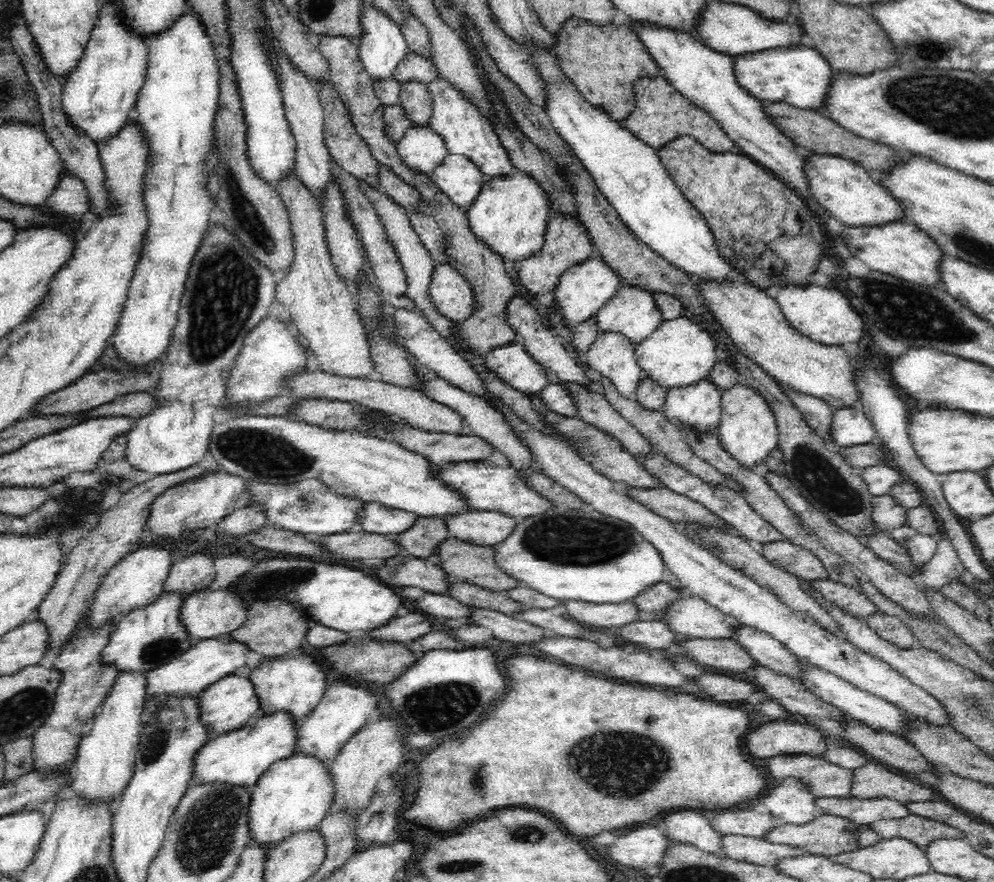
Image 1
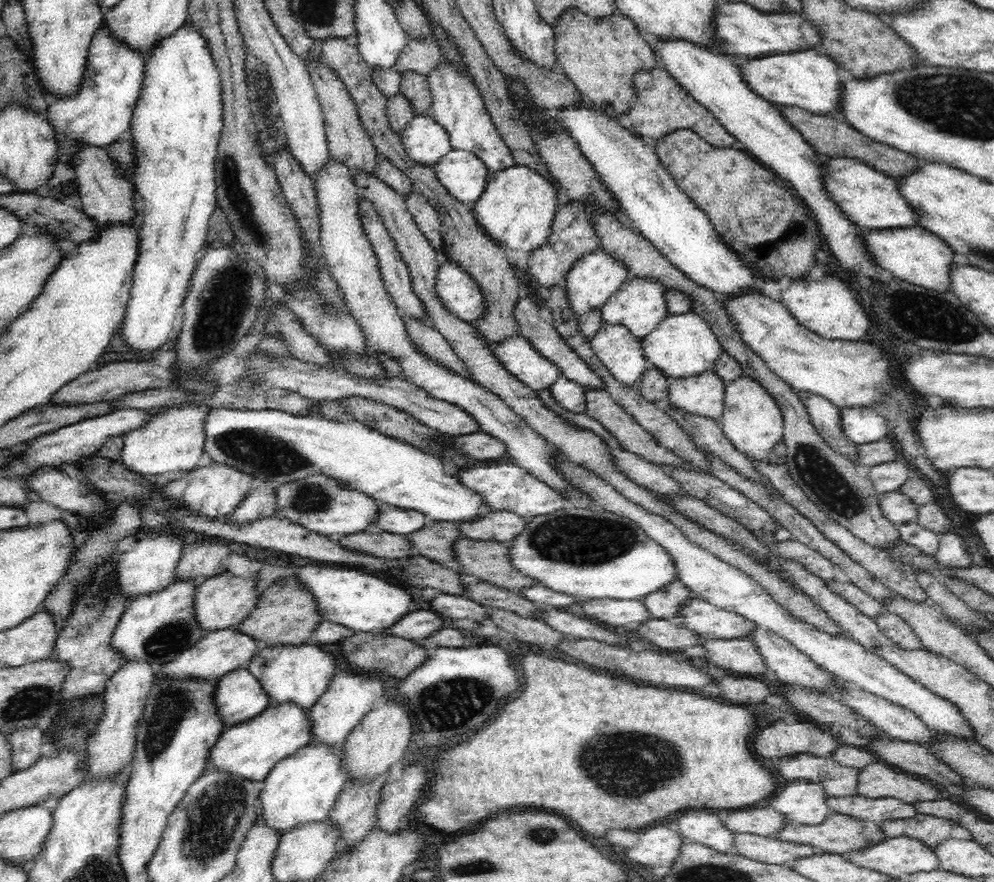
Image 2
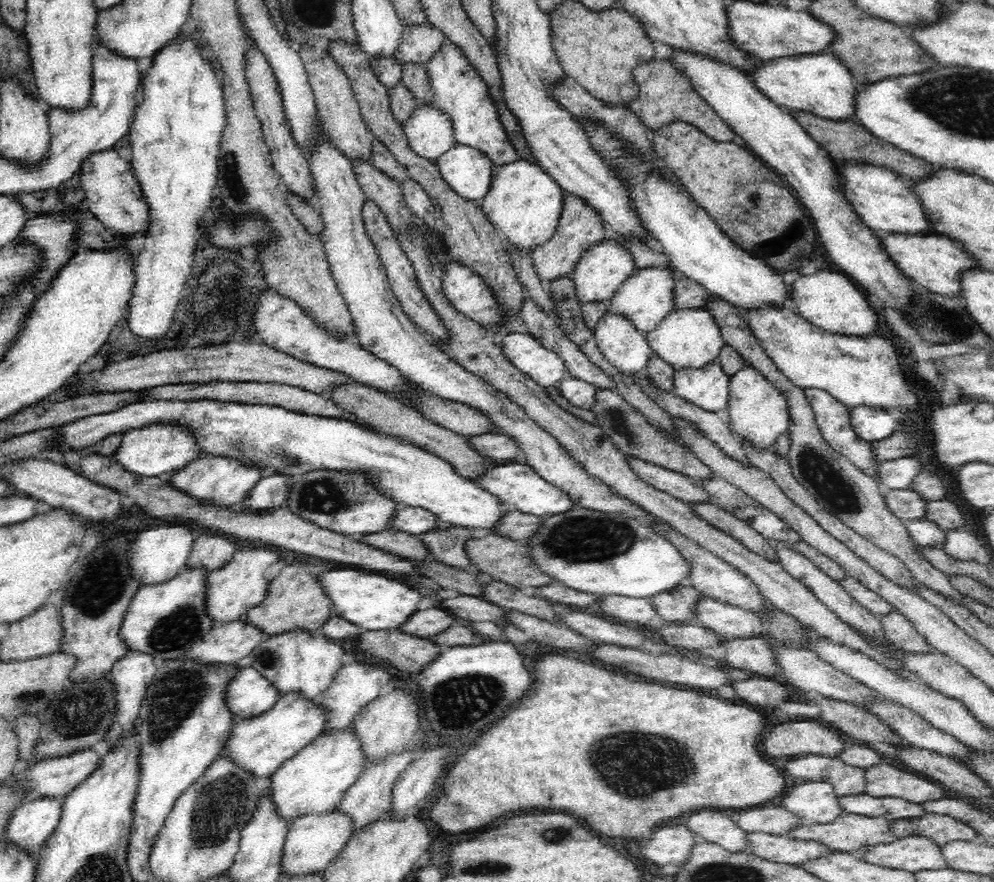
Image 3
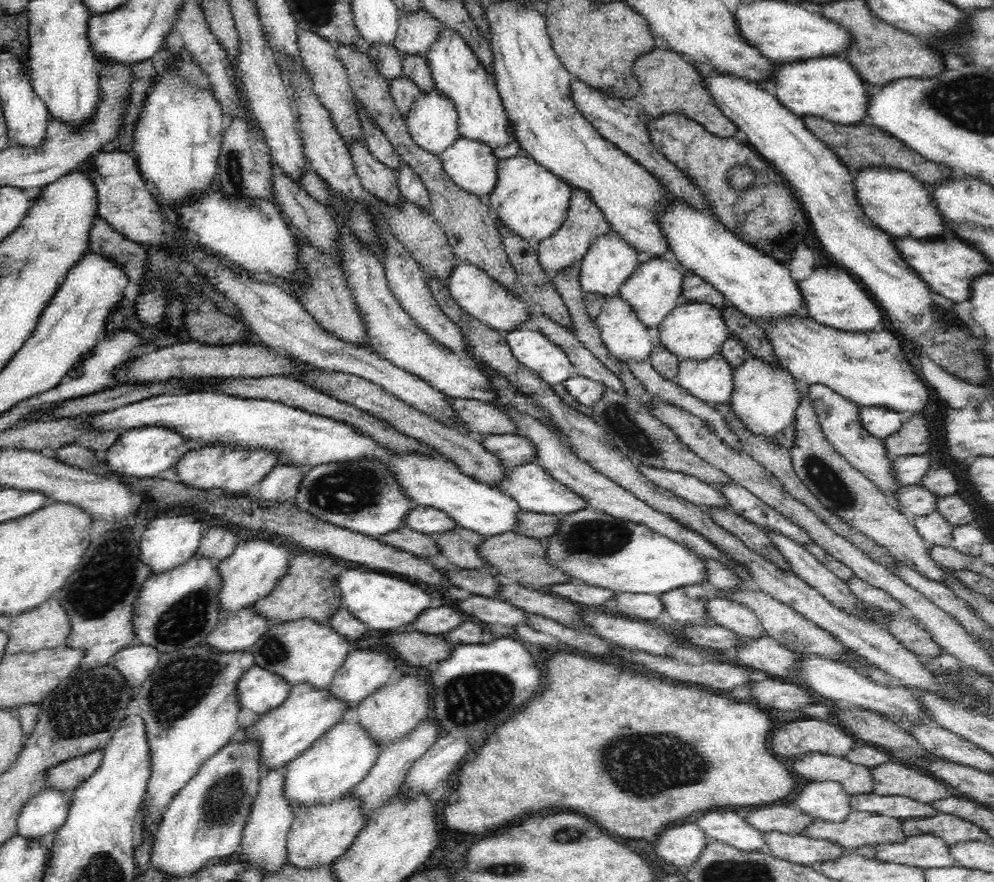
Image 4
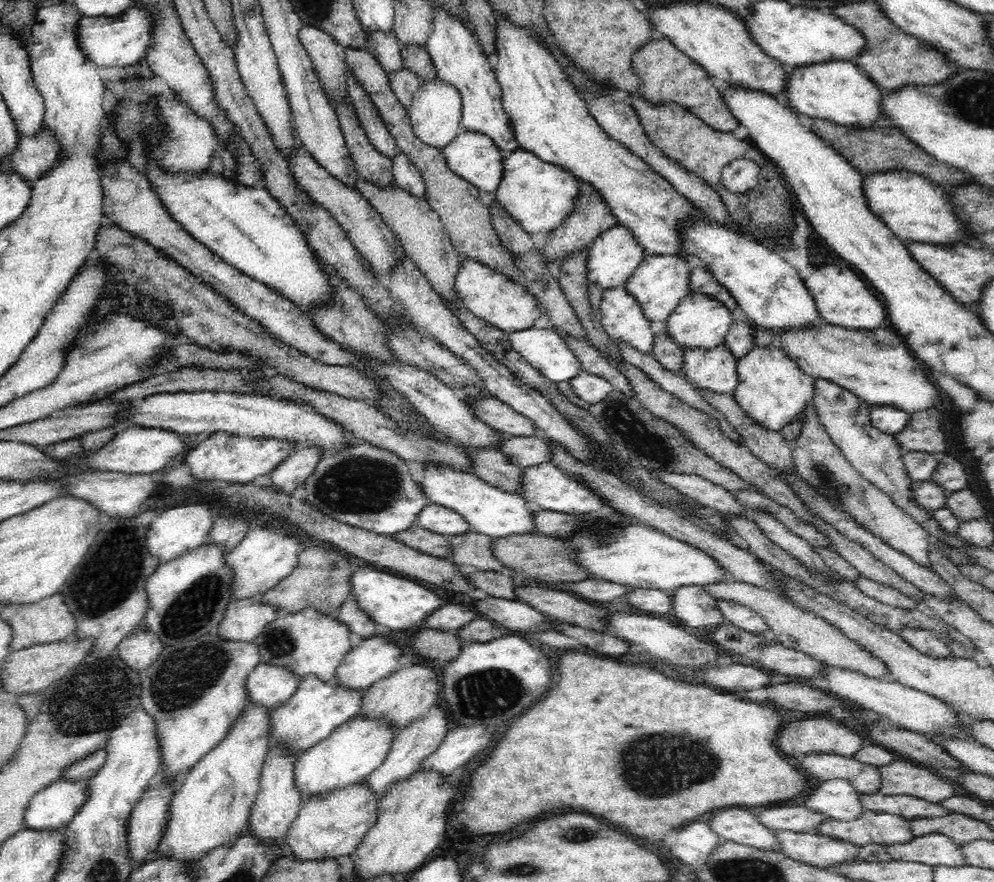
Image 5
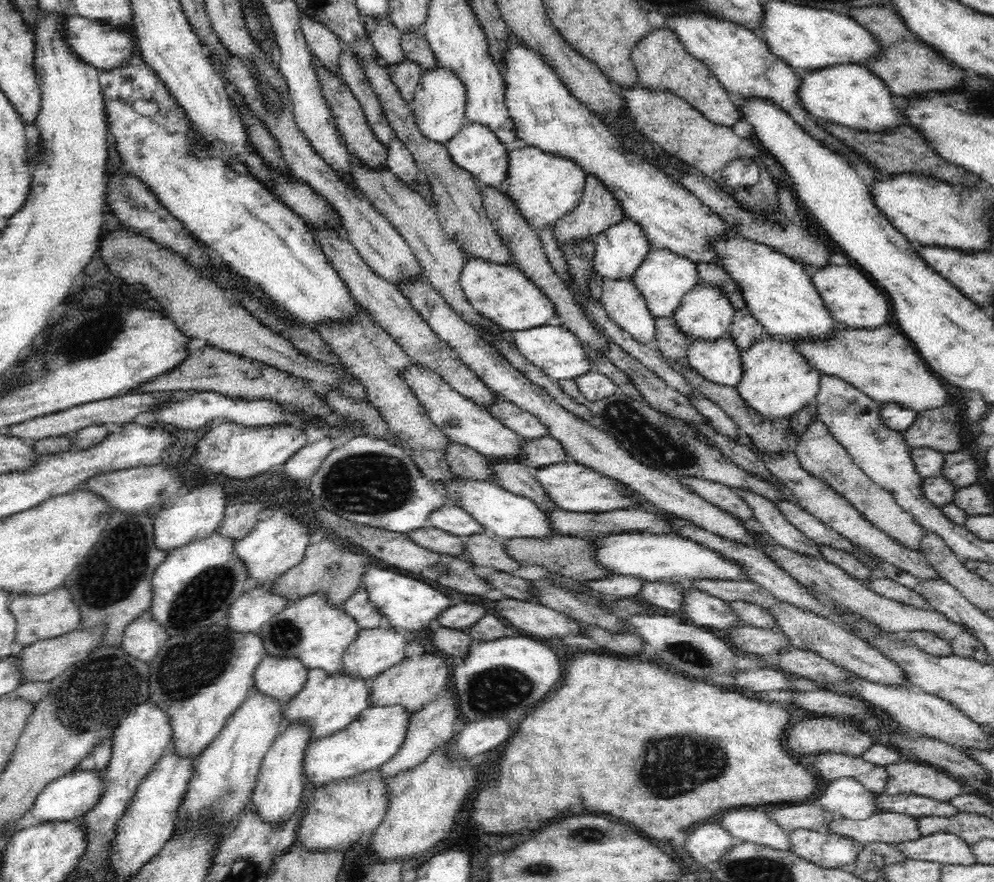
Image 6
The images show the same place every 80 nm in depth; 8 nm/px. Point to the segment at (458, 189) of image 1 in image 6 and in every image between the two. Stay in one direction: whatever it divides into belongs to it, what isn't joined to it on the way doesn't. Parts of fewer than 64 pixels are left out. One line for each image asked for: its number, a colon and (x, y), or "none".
2: (463, 174)
3: (469, 172)
4: (472, 165)
5: (473, 155)
6: (476, 149)

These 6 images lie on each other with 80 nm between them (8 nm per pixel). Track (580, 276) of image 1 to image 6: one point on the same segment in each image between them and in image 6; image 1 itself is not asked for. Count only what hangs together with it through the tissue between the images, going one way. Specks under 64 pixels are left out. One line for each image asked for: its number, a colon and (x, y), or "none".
2: (594, 277)
3: (604, 267)
4: (609, 261)
5: (615, 255)
6: (620, 250)

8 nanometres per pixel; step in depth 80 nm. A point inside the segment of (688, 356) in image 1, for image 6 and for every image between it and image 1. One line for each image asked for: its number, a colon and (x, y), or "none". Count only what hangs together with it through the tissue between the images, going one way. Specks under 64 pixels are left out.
2: (683, 345)
3: (690, 336)
4: (696, 331)
5: (699, 321)
6: (705, 312)

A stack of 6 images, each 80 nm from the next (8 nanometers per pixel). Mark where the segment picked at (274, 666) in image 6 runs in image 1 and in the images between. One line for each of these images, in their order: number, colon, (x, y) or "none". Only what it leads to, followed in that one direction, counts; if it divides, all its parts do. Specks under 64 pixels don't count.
1: (232, 702)
2: (240, 697)
3: (250, 694)
4: (259, 690)
5: (272, 685)

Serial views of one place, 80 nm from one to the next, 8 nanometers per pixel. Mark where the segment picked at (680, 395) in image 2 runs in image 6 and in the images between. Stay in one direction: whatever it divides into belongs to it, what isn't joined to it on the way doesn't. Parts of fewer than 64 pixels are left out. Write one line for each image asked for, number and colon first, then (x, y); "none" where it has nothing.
3: (707, 386)
4: (711, 380)
5: (715, 370)
6: (719, 361)

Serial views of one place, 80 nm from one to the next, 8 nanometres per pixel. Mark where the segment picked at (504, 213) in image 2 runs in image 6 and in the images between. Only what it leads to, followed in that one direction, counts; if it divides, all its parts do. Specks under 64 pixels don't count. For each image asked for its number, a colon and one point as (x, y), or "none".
3: (526, 203)
4: (532, 202)
5: (539, 195)
6: (545, 188)

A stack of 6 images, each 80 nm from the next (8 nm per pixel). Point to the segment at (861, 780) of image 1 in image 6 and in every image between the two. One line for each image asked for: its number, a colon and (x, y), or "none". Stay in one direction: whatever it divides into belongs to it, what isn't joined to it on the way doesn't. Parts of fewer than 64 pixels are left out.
2: (875, 780)
3: (883, 780)
4: (890, 778)
5: (899, 777)
6: (908, 777)

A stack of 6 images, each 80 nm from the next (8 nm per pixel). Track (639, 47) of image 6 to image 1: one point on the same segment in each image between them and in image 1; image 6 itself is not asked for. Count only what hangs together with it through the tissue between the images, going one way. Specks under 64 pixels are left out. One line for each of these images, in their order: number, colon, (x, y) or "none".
1: (661, 113)
2: (662, 105)
3: (666, 93)
4: (667, 83)
5: (665, 73)

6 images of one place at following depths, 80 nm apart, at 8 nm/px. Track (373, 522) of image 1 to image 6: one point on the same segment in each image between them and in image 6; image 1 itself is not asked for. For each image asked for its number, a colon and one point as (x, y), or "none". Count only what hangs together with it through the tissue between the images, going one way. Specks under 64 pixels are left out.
2: (403, 521)
3: (416, 520)
4: (428, 520)
5: (445, 521)
6: (449, 518)

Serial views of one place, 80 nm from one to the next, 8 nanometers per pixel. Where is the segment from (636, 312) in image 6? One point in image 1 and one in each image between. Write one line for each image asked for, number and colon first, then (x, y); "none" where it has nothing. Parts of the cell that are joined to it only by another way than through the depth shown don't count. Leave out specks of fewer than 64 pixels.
1: (613, 356)
2: (621, 353)
3: (627, 349)
4: (622, 333)
5: (622, 318)

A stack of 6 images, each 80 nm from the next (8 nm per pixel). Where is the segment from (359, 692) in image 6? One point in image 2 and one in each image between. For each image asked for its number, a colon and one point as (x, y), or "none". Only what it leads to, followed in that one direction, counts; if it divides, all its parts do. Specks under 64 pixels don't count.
2: (250, 750)
3: (264, 743)
4: (285, 732)
5: (318, 707)

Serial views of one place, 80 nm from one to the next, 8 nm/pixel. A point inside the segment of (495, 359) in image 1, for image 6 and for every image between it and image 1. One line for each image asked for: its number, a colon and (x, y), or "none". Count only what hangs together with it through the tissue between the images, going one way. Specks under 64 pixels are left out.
2: (517, 356)
3: (543, 365)
4: (533, 350)
5: (544, 349)
6: (556, 350)

